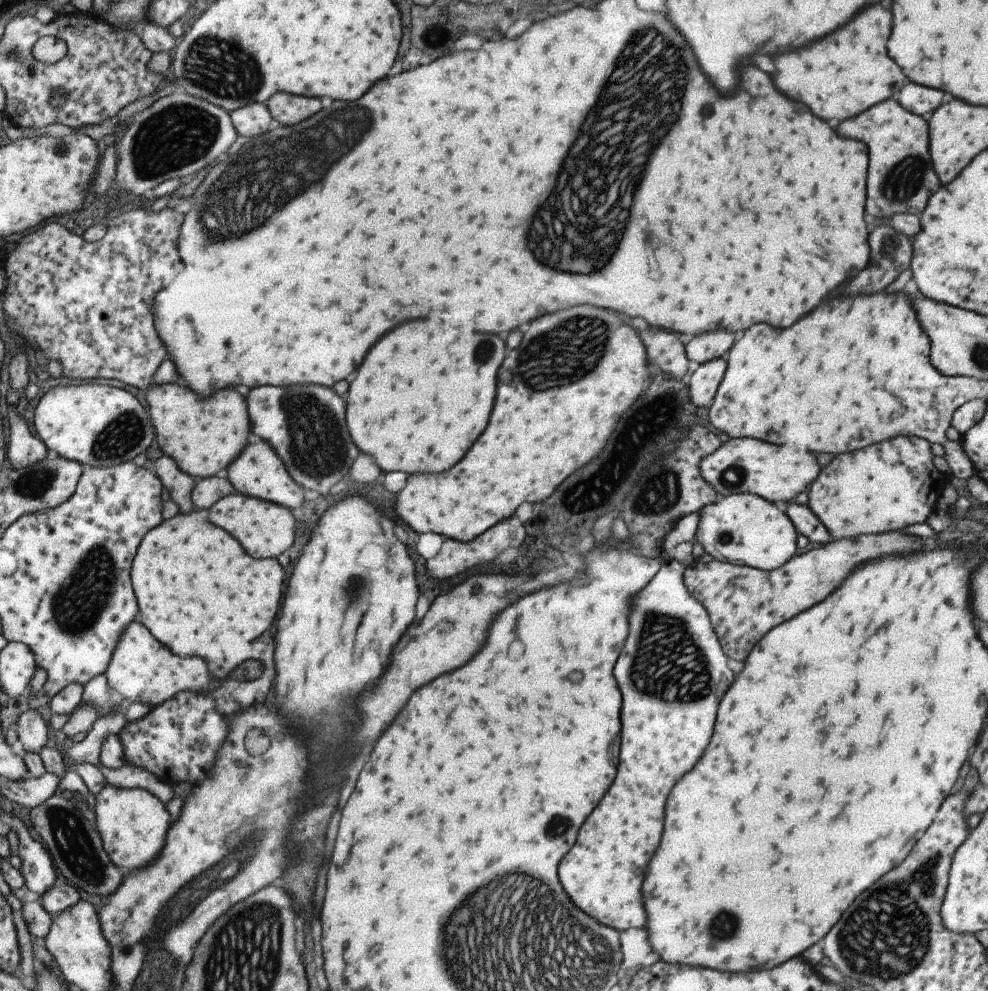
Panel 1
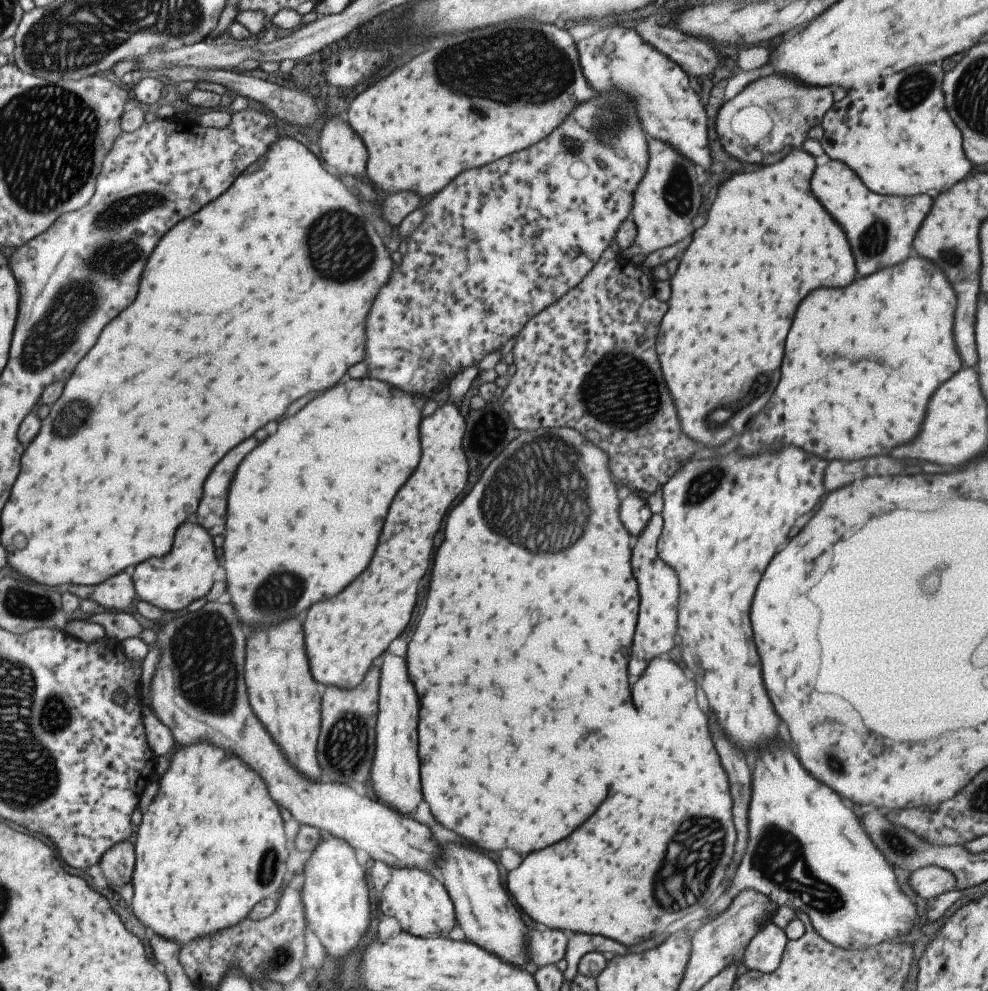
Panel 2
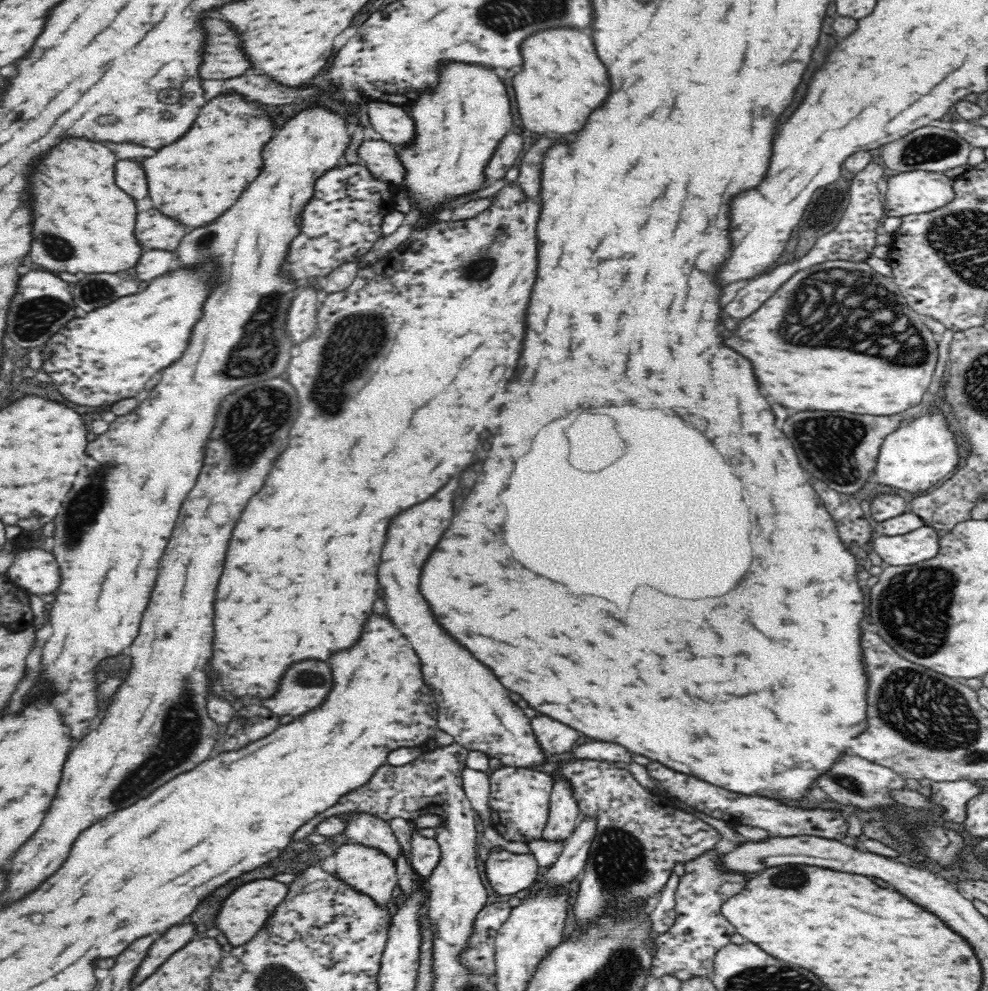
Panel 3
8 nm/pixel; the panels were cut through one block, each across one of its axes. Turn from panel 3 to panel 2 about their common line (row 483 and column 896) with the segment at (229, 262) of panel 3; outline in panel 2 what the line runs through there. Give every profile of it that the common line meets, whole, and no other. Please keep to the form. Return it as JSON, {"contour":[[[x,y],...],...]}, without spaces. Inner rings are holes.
{"contour":[[[927,64],[849,90],[843,100],[832,102],[819,122],[823,136],[818,142],[823,152],[829,159],[846,164],[871,192],[877,194],[927,194],[935,198],[939,192],[951,188],[971,172],[971,162],[963,156],[961,134],[945,110],[939,90],[941,76],[939,64]]]}

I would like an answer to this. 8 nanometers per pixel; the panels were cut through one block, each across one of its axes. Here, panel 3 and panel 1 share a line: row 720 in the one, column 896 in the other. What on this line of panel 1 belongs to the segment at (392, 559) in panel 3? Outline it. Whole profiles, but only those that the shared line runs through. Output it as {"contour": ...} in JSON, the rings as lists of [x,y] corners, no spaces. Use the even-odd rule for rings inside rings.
{"contour":[[[915,435],[837,454],[808,484],[805,505],[827,529],[831,541],[921,524],[936,506],[947,478],[934,468],[932,457],[929,443]]]}

